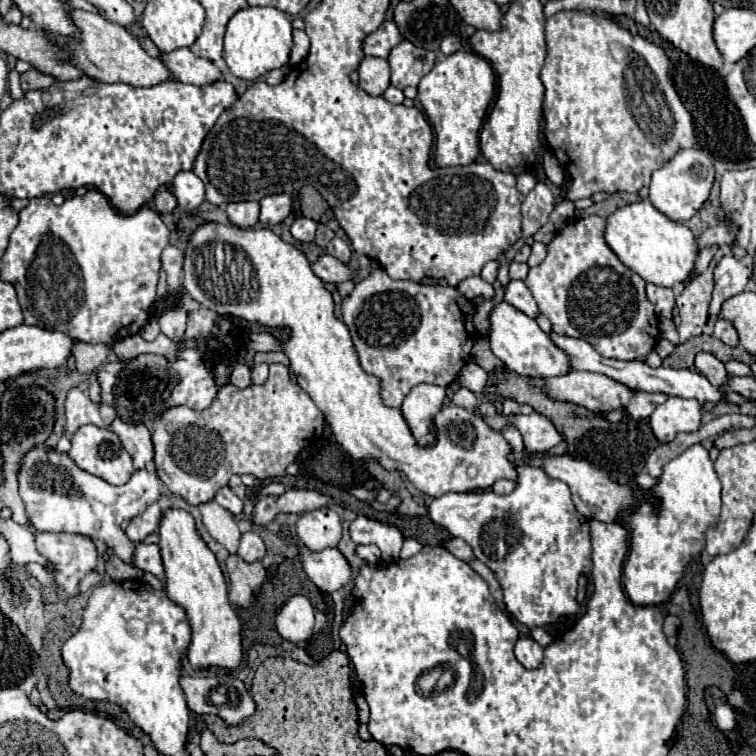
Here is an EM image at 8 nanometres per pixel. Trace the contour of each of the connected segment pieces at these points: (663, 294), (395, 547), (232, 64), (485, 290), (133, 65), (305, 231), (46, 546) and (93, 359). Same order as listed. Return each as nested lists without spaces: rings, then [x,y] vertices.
[[[647,284],[647,298],[655,306],[655,314],[659,320],[669,320],[675,308],[675,294],[671,288],[657,288],[655,284]]]
[[[357,516],[349,526],[349,534],[355,544],[375,544],[381,550],[383,562],[399,560],[399,550],[403,544],[403,534],[399,528],[367,516]]]
[[[243,8],[227,24],[223,58],[229,70],[241,80],[257,80],[289,62],[293,46],[289,16],[277,8]]]
[[[471,276],[471,278],[465,278],[457,290],[467,298],[467,300],[473,300],[473,298],[483,298],[483,300],[491,300],[491,284],[481,280],[479,276]]]
[[[73,8],[71,12],[73,12],[73,20],[77,20],[77,26],[81,28],[81,42],[73,44],[73,40],[65,40],[61,36],[53,40],[61,48],[67,48],[73,52],[73,64],[85,70],[87,76],[107,84],[123,82],[129,86],[143,86],[143,88],[157,86],[167,80],[175,80],[169,68],[161,60],[151,58],[123,26],[105,20],[101,14],[93,14],[93,12],[85,12],[77,8]]]
[[[297,218],[291,226],[291,234],[299,242],[315,242],[315,232],[317,232],[317,222],[309,218]]]
[[[39,532],[35,536],[39,554],[47,556],[59,572],[55,574],[55,582],[59,586],[59,596],[73,598],[77,596],[79,580],[95,568],[97,550],[93,542],[85,536],[77,534],[49,534]]]
[[[75,342],[75,344],[73,344],[73,350],[71,350],[71,356],[75,358],[77,372],[87,374],[87,372],[97,370],[97,368],[105,362],[109,350],[111,350],[111,346],[105,346],[105,344]]]

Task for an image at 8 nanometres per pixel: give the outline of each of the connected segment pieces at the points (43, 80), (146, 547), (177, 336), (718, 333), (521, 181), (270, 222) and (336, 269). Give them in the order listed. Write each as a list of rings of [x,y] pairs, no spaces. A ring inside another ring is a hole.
[[[29,70],[29,72],[25,72],[25,74],[21,74],[21,88],[27,92],[27,90],[45,90],[45,88],[49,88],[51,84],[55,82],[55,78],[51,78],[51,76],[45,76],[45,74],[41,74],[41,72],[37,72],[37,70]]]
[[[137,544],[137,556],[135,556],[135,566],[143,572],[149,572],[153,576],[157,576],[159,580],[165,580],[165,572],[163,572],[163,562],[161,562],[161,554],[159,554],[159,546],[157,544]]]
[[[175,308],[175,310],[165,310],[159,316],[159,326],[161,332],[171,338],[181,342],[185,338],[185,328],[187,328],[187,312],[183,308]]]
[[[717,320],[713,324],[713,336],[719,338],[723,344],[729,344],[729,346],[737,346],[739,344],[739,334],[735,330],[735,326],[727,320]]]
[[[525,172],[525,174],[519,174],[517,176],[517,188],[521,194],[529,194],[533,188],[535,188],[535,176],[531,172]]]
[[[275,194],[275,196],[265,196],[261,204],[261,224],[265,226],[275,226],[281,224],[289,214],[291,214],[291,196],[289,194]]]
[[[323,254],[317,258],[315,264],[311,264],[311,270],[323,280],[323,282],[333,282],[333,284],[339,284],[339,282],[345,282],[353,276],[351,268],[347,264],[341,264],[337,258],[329,256],[329,254]]]

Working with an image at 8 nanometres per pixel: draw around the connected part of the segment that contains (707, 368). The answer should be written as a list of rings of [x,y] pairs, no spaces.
[[[699,352],[695,356],[695,366],[701,374],[705,374],[705,378],[717,386],[717,388],[725,388],[727,386],[727,372],[725,372],[725,366],[723,362],[719,362],[713,354],[707,354],[707,352]]]

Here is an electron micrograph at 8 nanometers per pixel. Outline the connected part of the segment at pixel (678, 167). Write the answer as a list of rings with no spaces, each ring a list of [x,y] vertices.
[[[683,148],[663,168],[653,172],[649,186],[649,200],[667,218],[675,222],[687,222],[691,216],[697,214],[697,210],[709,198],[713,182],[715,182],[715,168],[711,156],[697,148]]]

